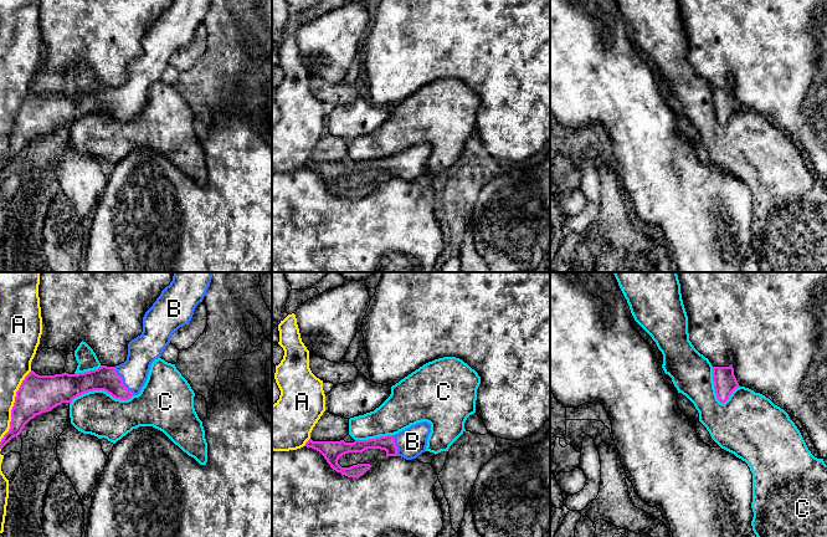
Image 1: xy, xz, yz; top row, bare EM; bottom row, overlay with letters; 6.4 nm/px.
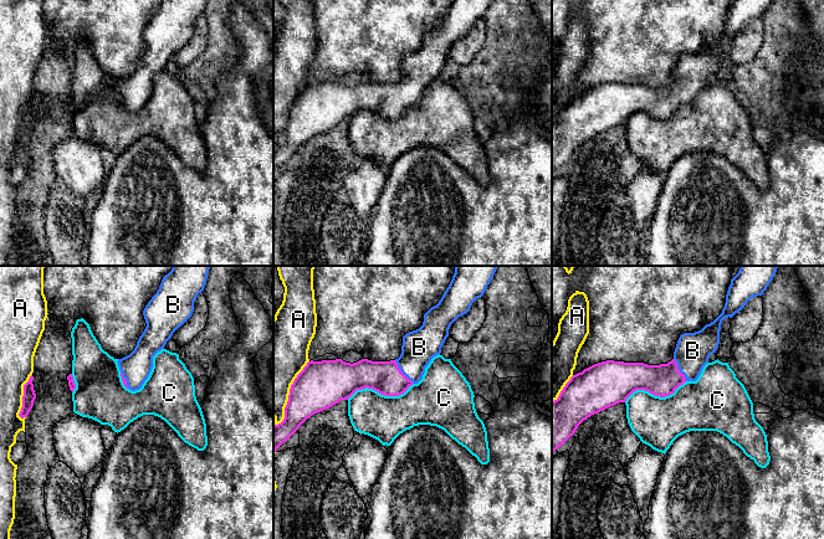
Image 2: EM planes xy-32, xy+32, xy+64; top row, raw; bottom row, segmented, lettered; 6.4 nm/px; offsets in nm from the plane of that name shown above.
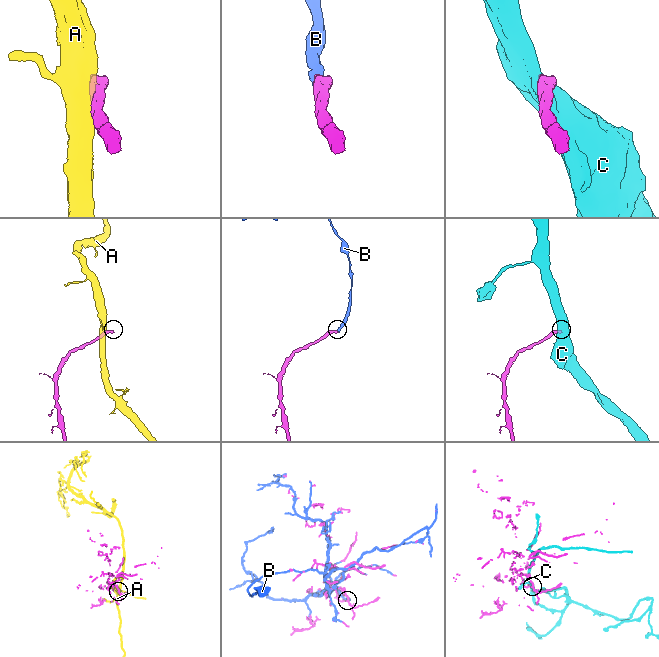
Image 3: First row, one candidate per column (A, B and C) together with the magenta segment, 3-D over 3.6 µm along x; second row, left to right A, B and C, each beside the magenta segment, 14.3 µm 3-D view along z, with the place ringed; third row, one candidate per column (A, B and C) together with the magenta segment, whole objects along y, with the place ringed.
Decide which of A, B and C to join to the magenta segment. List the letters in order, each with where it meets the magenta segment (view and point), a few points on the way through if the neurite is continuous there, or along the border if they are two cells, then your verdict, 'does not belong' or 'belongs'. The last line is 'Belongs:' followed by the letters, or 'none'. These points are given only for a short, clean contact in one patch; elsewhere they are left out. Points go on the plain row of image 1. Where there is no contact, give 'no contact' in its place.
A: meets magenta in xy at (13, 128); does not belong
B: meets magenta in xy at (122, 102); belongs
C: meets magenta in xy at (101, 111); does not belong
Belongs: B

